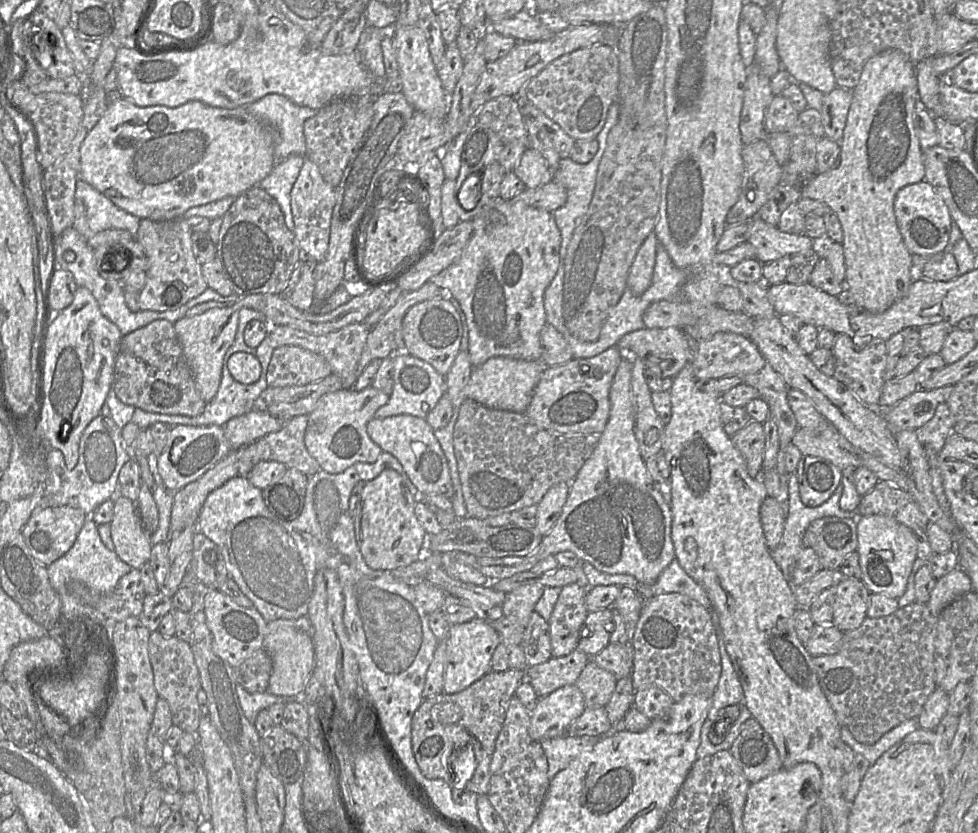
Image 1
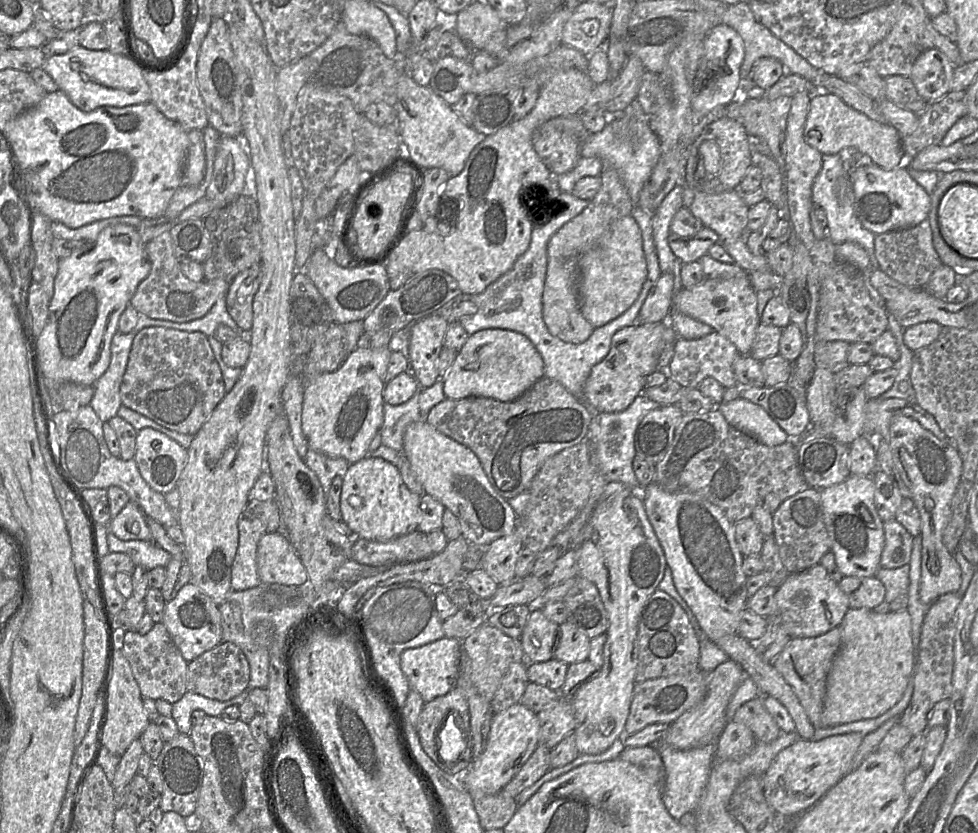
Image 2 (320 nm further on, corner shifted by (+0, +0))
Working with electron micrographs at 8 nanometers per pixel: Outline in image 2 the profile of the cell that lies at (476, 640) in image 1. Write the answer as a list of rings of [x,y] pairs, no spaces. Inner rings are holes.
[[[442,637],[423,646],[409,648],[402,652],[400,658],[402,672],[409,682],[410,689],[416,690],[425,703],[456,688],[461,649],[462,640]]]

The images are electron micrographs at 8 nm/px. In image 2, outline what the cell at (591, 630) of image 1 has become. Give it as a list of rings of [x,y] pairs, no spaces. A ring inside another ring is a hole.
[[[570,622],[559,625],[553,657],[567,664],[588,660],[590,638]]]

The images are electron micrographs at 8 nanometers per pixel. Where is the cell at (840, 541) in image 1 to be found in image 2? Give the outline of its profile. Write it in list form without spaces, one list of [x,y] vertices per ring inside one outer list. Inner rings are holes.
[[[808,487],[783,500],[772,517],[773,536],[788,574],[799,573],[819,564],[822,556],[830,551],[831,541],[824,524],[819,489]]]

